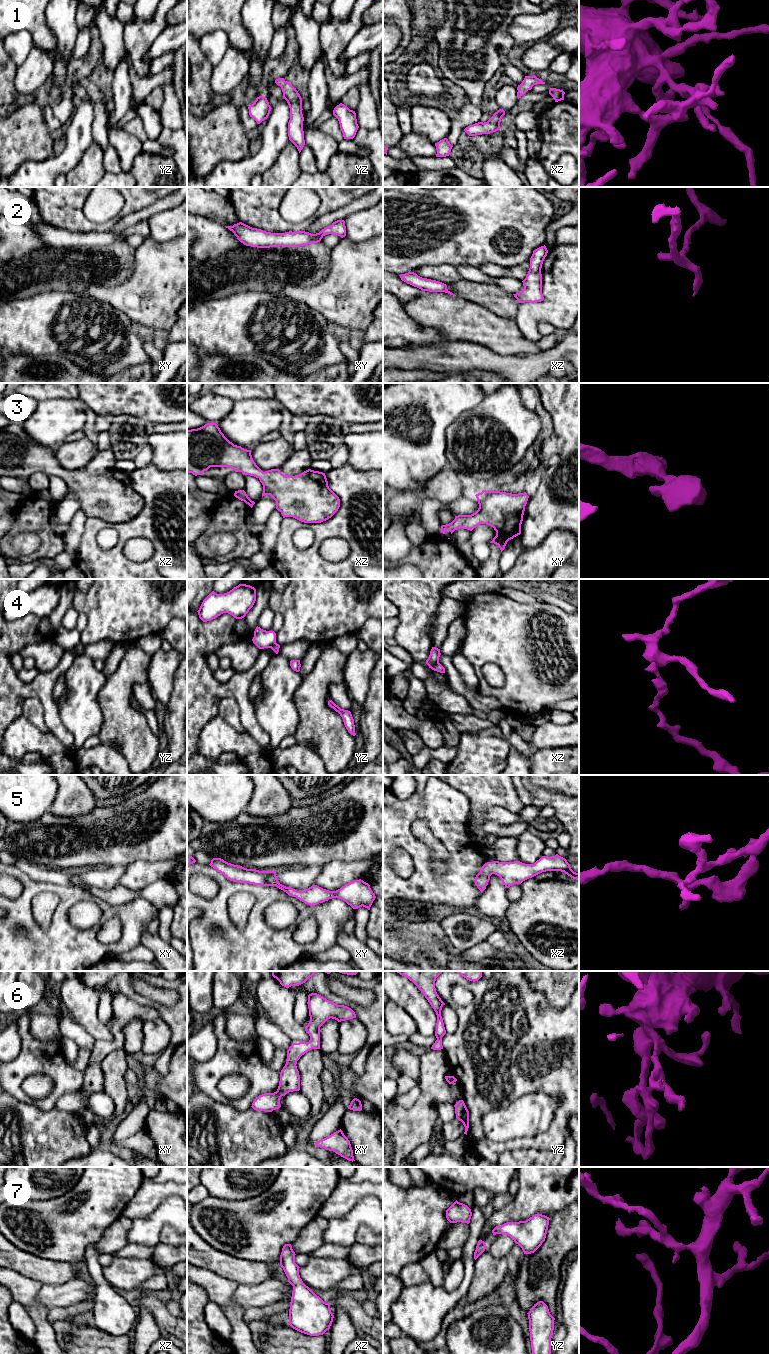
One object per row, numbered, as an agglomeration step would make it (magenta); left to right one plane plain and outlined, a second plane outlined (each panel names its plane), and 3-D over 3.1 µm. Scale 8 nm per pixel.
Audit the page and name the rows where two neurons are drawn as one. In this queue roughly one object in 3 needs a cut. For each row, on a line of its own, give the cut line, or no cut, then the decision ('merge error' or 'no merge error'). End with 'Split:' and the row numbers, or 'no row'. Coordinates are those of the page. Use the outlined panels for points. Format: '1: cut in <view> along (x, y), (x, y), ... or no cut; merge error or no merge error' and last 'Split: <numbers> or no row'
1: no cut; no merge error
2: no cut; no merge error
3: no cut; no merge error
4: cut in xz along (438, 662), (431, 668); merge error
5: no cut; no merge error
6: no cut; no merge error
7: no cut; no merge error
Split: 4

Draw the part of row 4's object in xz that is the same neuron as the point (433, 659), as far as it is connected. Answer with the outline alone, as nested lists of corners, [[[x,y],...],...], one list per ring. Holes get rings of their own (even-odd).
[[[432,647],[430,651],[430,655],[428,659],[426,660],[426,664],[429,666],[429,668],[433,668],[435,665],[439,663],[439,657],[440,657],[440,649],[436,647]]]

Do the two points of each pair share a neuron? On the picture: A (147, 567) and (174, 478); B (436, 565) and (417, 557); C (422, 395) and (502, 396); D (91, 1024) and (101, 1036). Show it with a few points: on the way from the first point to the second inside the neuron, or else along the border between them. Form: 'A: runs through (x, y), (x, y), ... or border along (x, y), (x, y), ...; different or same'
A: runs through (120, 557), (121, 541), (149, 513), (150, 501); same
B: runs through (431, 560), (428, 557), (422, 557); same
C: border along (484, 395), (475, 406), (465, 410); different
D: runs through (94, 1027), (100, 1033); same

